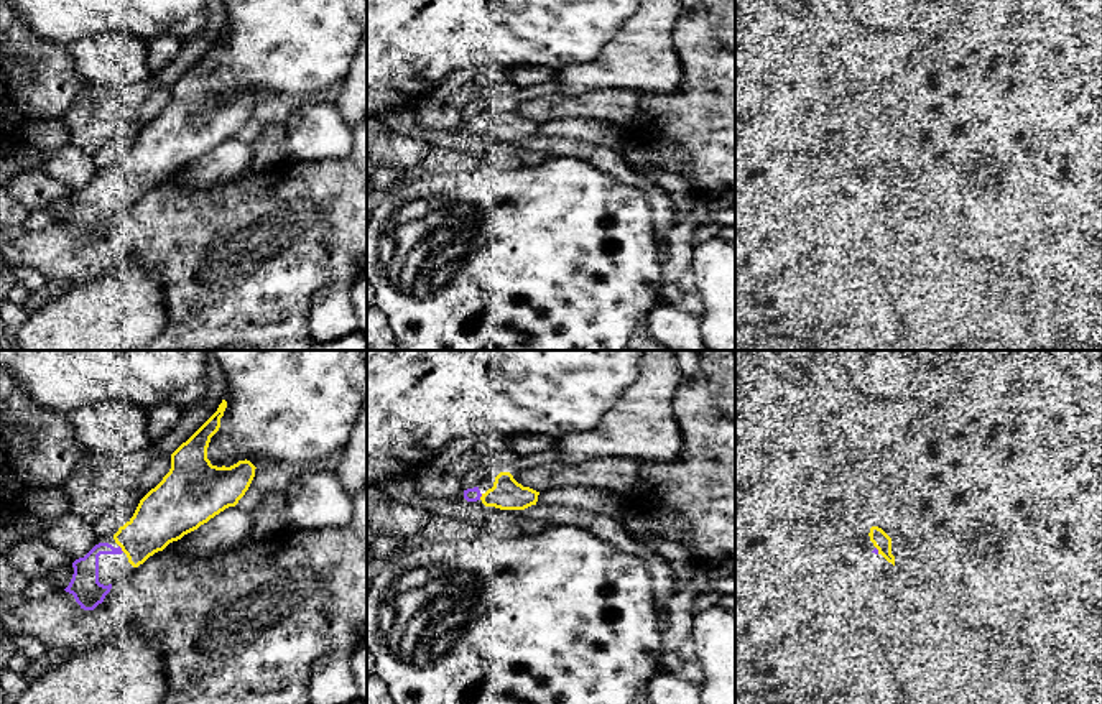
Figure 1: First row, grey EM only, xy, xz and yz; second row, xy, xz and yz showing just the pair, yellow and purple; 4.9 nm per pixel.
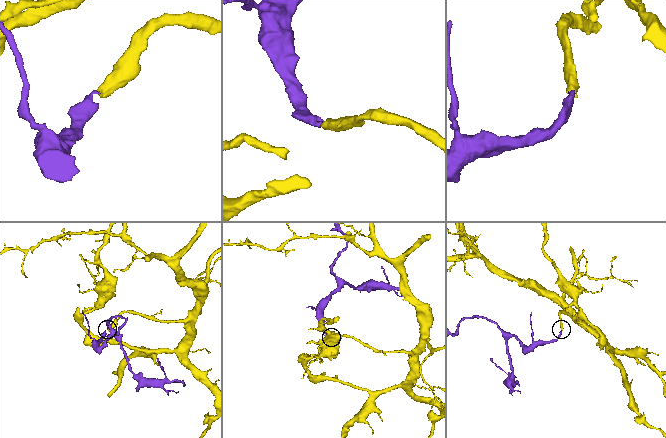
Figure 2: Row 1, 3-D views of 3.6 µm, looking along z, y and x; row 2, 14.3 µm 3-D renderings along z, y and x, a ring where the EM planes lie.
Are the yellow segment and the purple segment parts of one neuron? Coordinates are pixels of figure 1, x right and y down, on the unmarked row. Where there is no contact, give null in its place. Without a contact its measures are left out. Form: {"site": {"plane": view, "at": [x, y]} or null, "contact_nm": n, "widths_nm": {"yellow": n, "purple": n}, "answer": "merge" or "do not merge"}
{"site": {"plane": "xy", "at": [120, 178]}, "contact_nm": 50, "widths_nm": {"yellow": 260, "purple": 140}, "answer": "merge"}

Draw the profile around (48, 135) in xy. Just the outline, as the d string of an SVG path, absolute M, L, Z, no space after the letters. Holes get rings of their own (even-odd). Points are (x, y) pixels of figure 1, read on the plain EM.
M30 118L23 122L18 140L44 153L56 151L69 143L71 133L63 118Z

